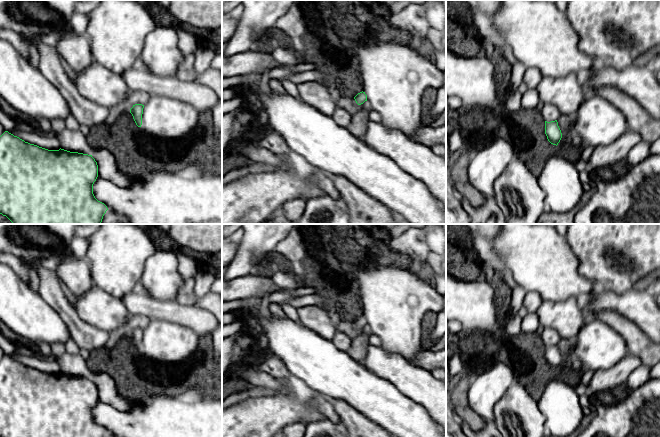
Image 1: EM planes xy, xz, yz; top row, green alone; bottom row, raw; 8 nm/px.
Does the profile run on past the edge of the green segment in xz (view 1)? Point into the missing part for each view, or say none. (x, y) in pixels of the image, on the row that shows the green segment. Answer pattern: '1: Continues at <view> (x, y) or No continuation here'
1: No continuation here

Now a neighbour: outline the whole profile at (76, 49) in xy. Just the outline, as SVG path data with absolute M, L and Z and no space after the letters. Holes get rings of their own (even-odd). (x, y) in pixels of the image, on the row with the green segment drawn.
M69 33L60 38L55 49L76 73L81 73L94 61L90 40L85 34Z

